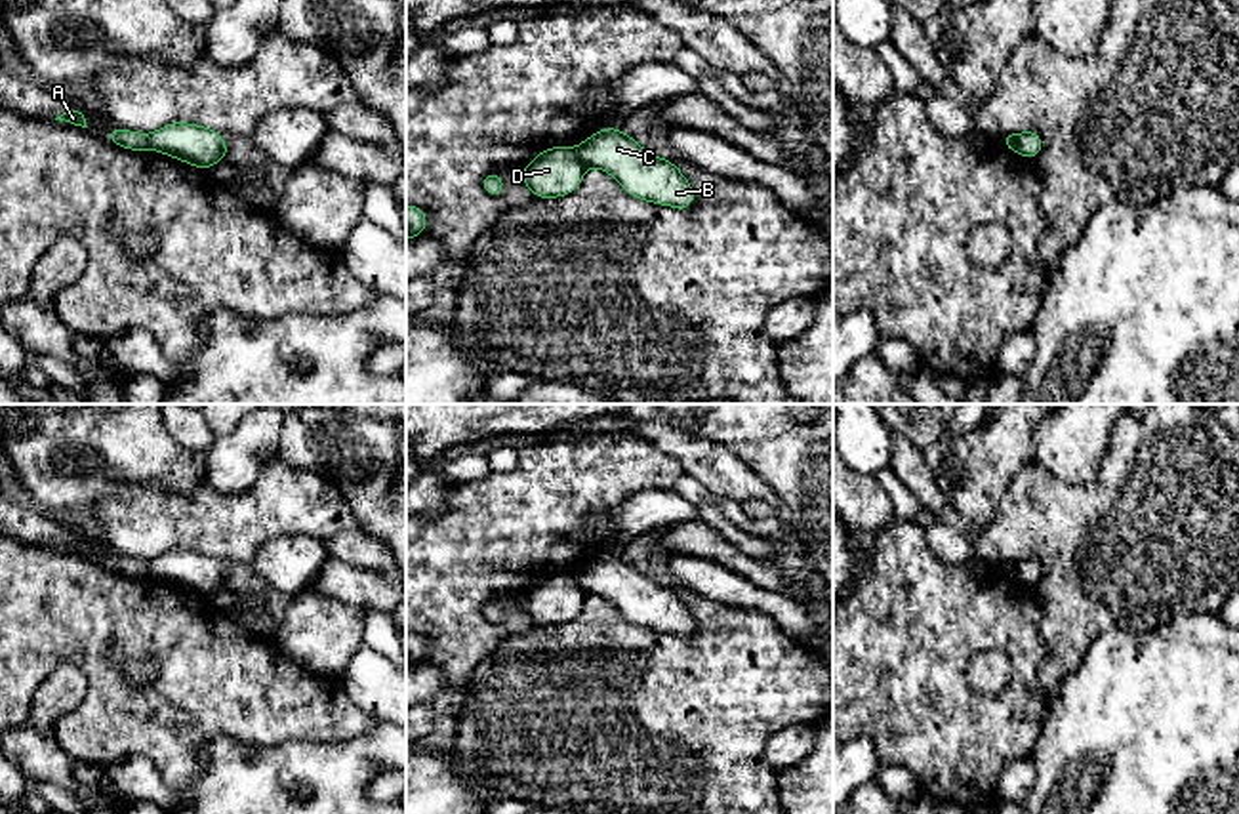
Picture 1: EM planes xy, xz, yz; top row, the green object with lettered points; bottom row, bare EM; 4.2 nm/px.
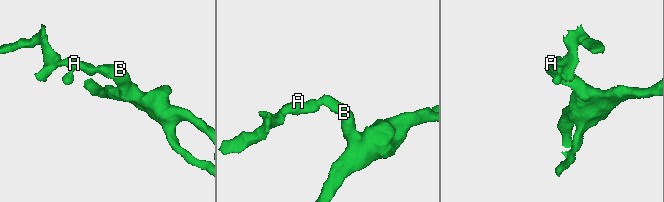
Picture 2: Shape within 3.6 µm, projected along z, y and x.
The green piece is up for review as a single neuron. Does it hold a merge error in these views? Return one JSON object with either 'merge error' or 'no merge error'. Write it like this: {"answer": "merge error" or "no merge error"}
{"answer": "merge error"}

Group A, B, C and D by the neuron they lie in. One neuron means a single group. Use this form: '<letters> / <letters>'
A D / B C

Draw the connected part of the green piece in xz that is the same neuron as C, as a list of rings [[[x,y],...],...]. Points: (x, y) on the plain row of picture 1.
[[[604,555],[576,574],[583,593],[608,599],[625,620],[644,629],[686,637],[696,629],[690,608],[675,589],[642,576],[620,555]]]

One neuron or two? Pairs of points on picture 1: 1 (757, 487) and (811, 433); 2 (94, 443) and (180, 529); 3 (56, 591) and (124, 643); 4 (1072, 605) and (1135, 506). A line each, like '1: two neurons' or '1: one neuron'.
1: two neurons
2: two neurons
3: one neuron
4: one neuron

